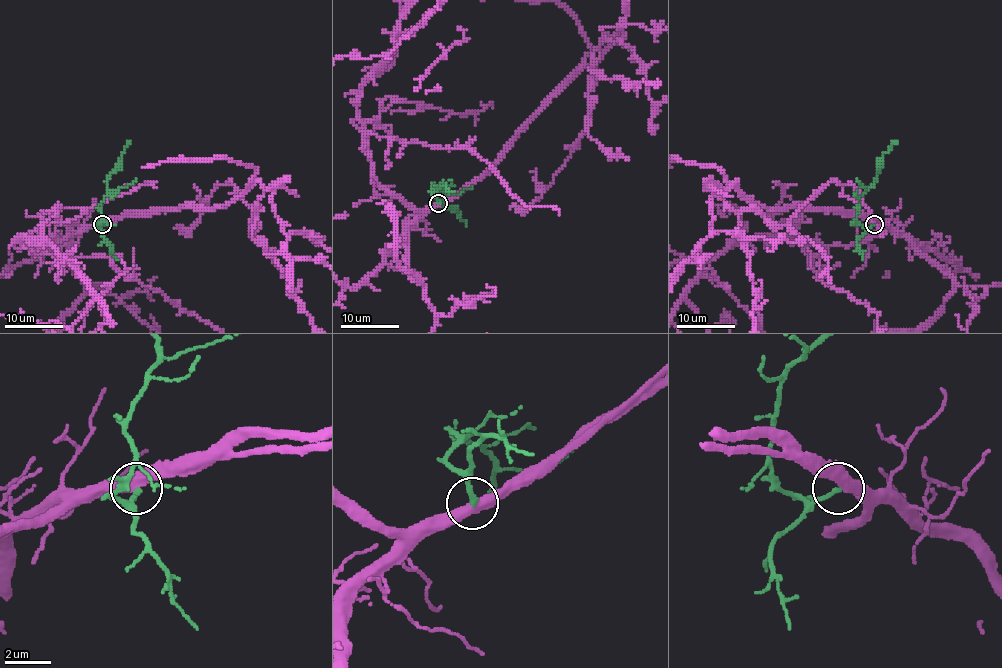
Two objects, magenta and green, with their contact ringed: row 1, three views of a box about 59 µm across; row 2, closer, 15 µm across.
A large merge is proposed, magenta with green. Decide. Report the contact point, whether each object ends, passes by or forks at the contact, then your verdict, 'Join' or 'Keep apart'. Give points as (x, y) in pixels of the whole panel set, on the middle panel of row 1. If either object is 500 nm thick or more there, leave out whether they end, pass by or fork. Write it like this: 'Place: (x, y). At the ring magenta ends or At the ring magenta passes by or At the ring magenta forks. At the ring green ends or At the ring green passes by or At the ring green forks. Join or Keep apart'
Place: (438, 203). At the ring magenta passes by. At the ring green ends. Keep apart

